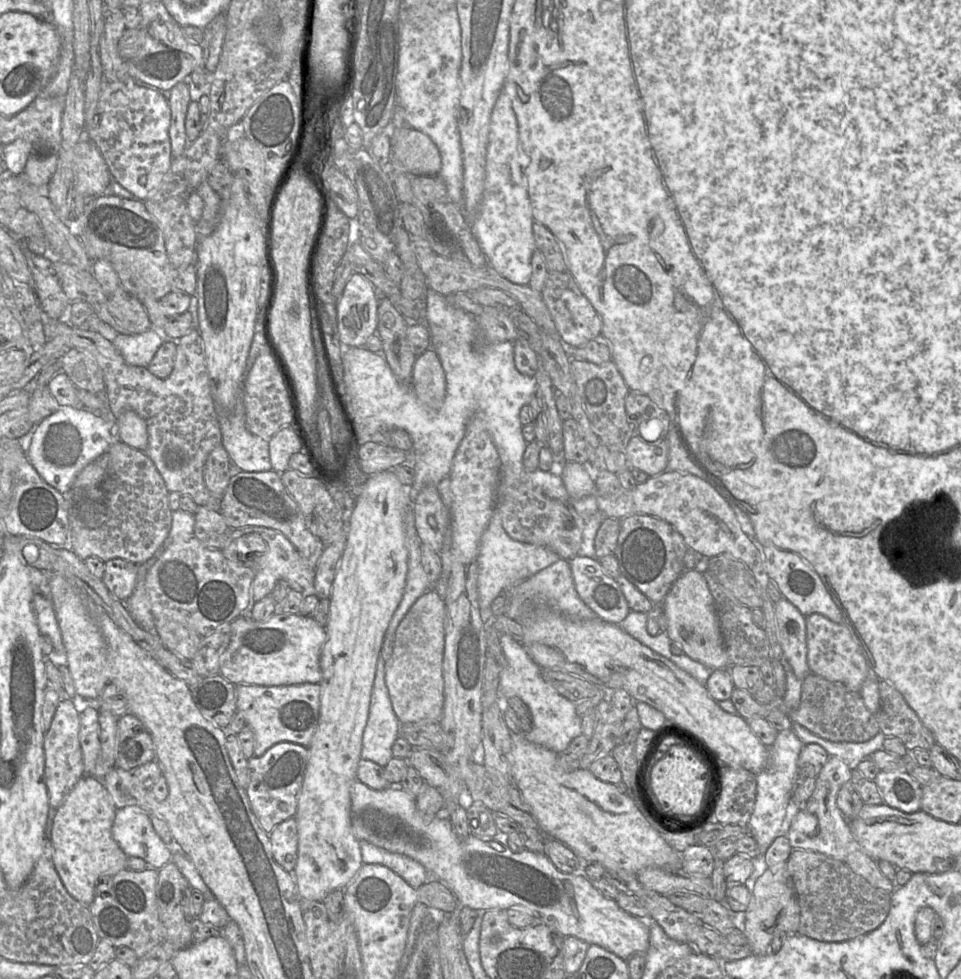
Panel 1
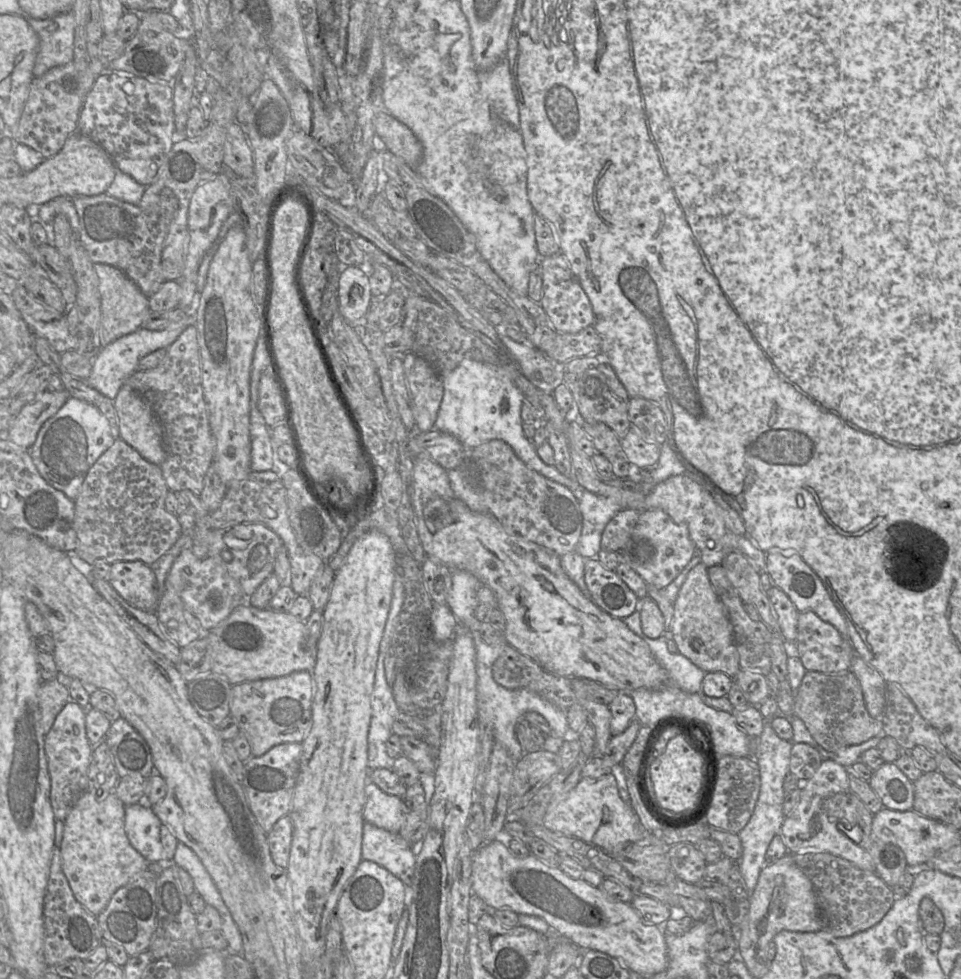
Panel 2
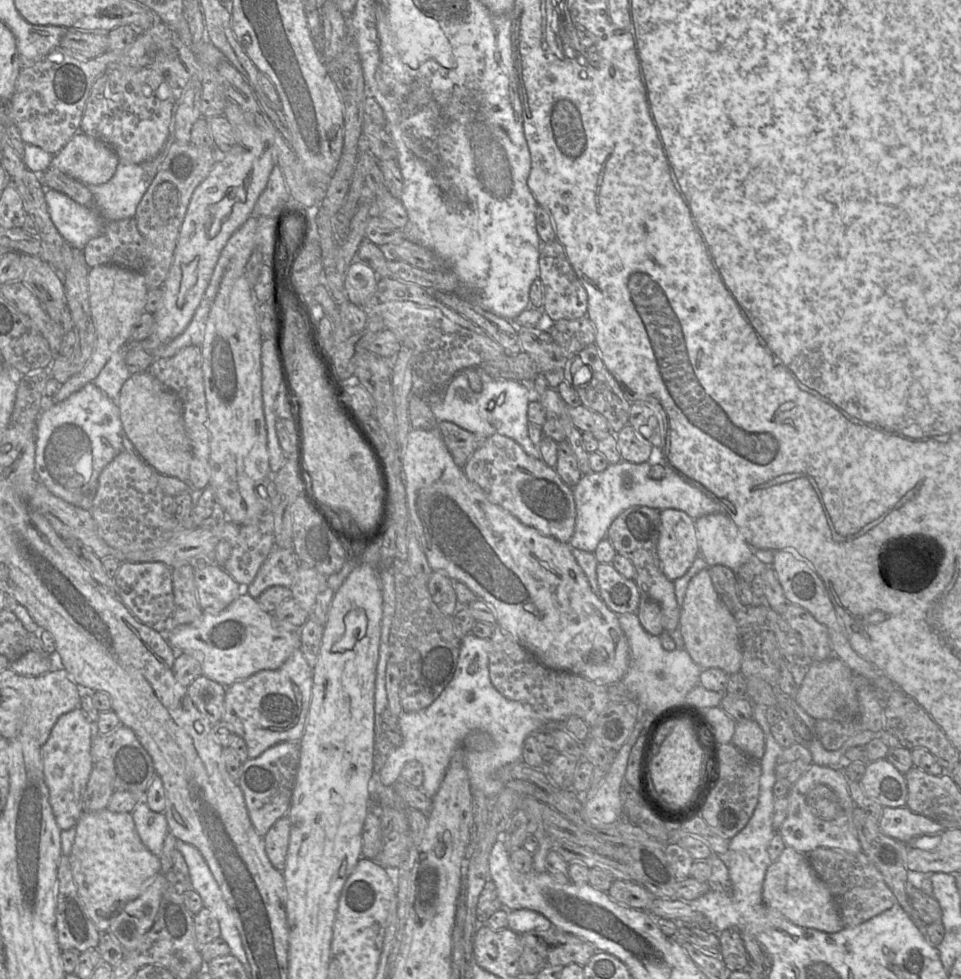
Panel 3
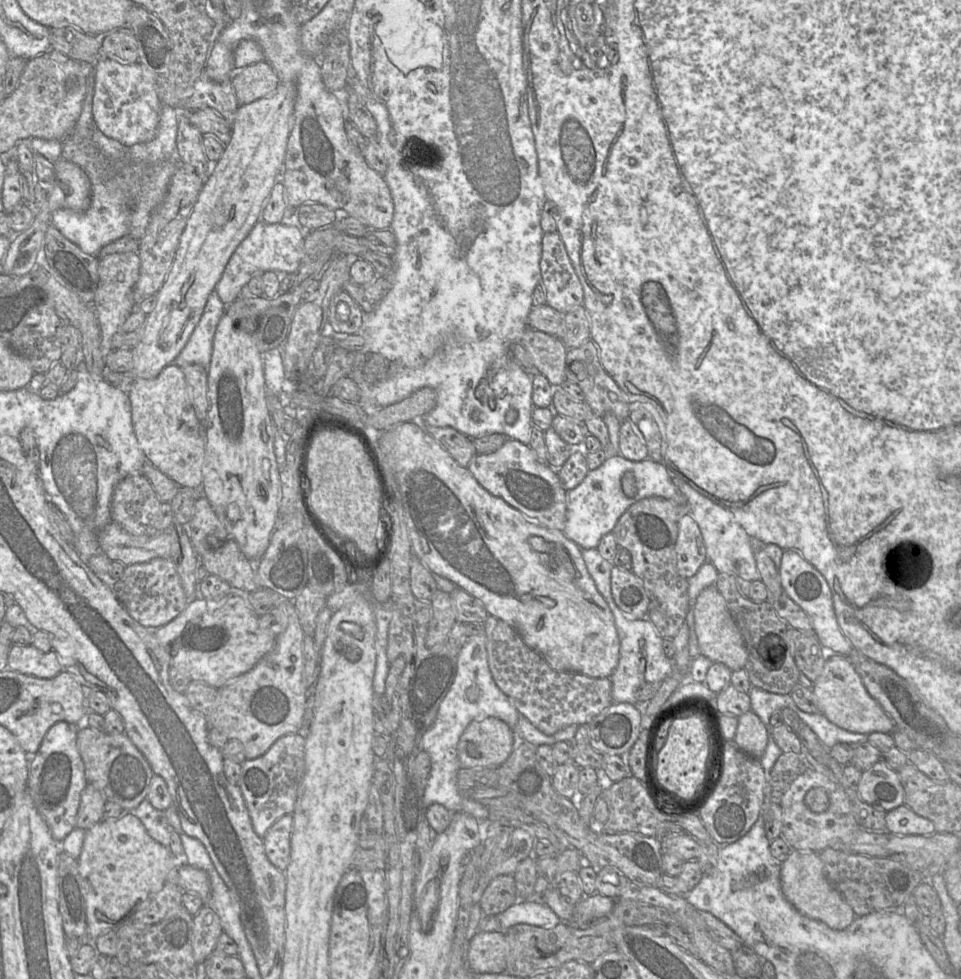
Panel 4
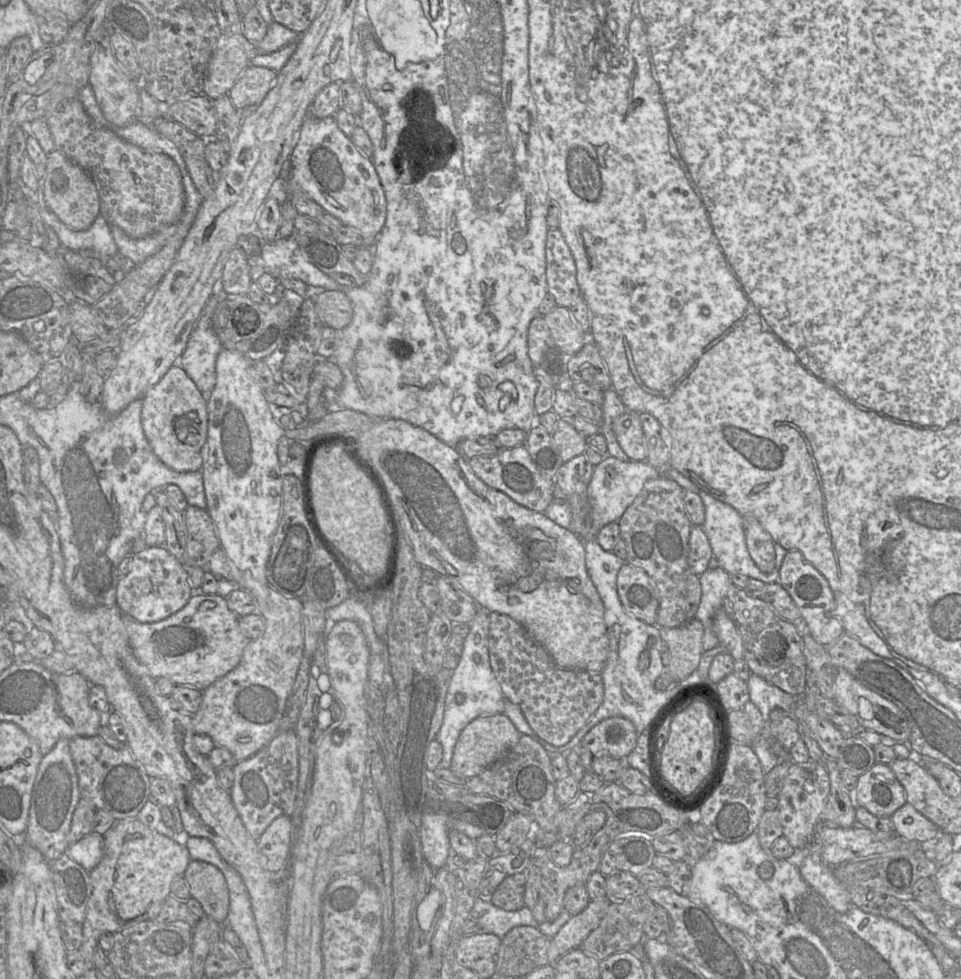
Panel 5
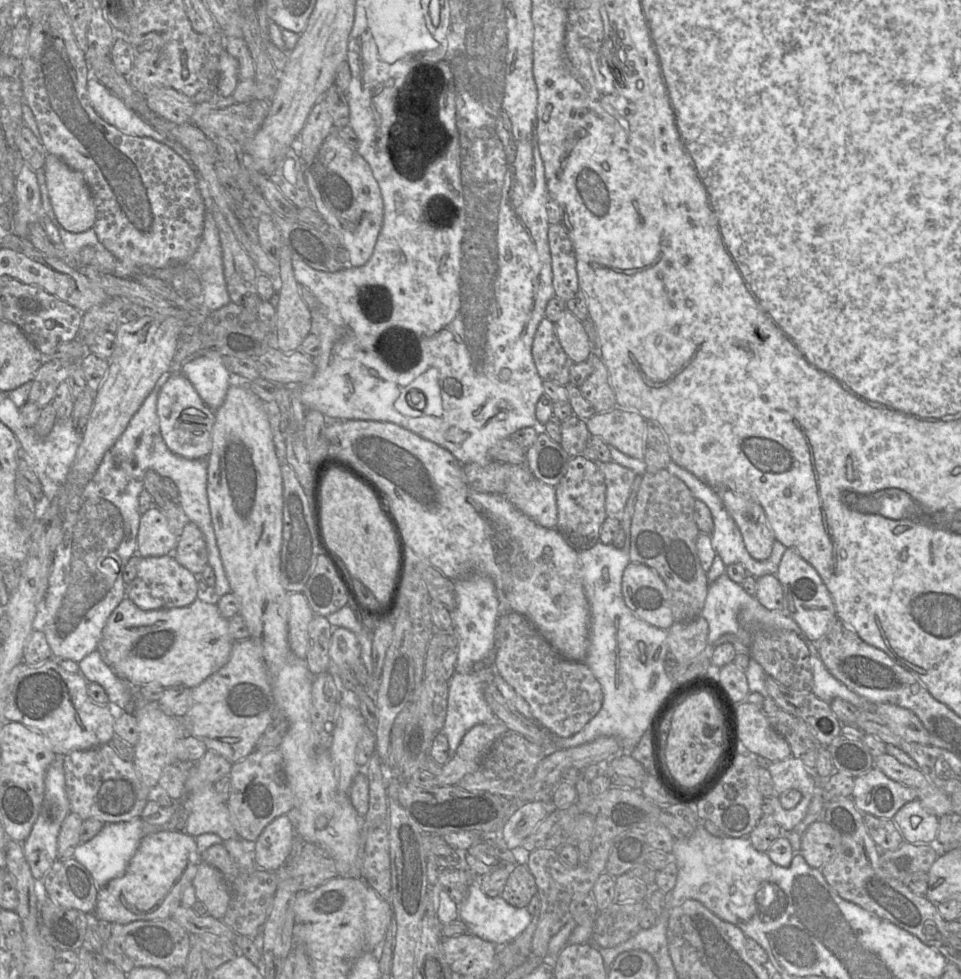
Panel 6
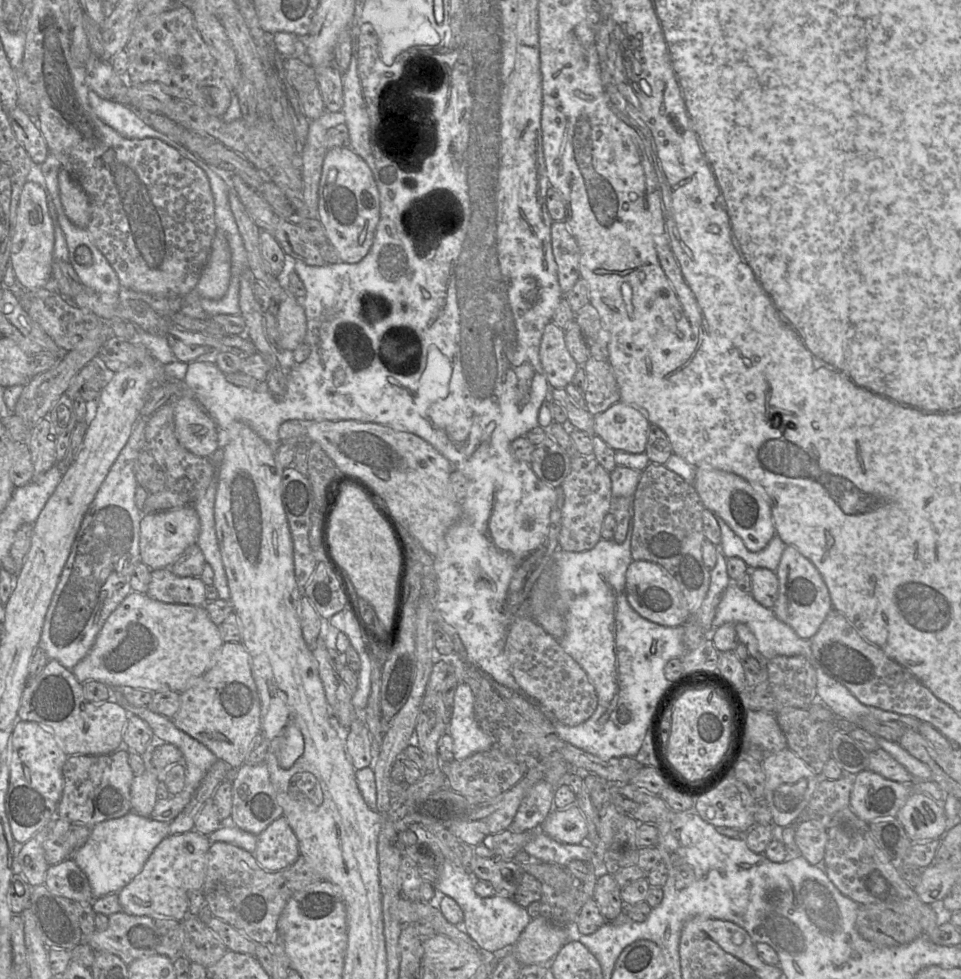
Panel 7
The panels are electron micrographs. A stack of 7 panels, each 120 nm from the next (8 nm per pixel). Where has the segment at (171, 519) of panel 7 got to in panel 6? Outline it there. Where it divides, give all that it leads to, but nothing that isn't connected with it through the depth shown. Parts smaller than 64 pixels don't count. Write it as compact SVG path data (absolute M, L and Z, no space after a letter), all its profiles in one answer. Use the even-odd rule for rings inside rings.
M153 506L140 519L137 555L153 557L173 554L179 536L170 529L168 518Z

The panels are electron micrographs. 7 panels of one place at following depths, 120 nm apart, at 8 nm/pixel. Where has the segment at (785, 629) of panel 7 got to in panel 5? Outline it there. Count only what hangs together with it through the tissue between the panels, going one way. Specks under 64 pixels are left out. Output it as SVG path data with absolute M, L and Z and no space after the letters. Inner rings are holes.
M721 567L708 568L699 576L699 581L702 594L695 618L703 624L703 650L708 651L720 644L713 630L713 619L715 613L723 607L724 597L732 582L730 574Z

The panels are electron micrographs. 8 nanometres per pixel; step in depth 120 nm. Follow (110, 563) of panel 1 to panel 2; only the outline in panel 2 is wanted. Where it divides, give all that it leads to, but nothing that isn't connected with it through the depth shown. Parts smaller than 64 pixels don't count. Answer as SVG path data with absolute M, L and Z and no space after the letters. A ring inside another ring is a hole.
M117 561L111 564L109 583L129 604L146 612L155 612L159 601L153 568L141 561Z

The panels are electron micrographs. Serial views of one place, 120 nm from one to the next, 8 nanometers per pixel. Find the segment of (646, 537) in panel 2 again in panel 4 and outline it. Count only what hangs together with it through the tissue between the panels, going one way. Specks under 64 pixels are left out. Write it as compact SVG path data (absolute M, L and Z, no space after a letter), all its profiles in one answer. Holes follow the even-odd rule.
M686 511L678 522L675 551L677 571L681 577L686 579L692 577L707 560L706 548L699 526Z

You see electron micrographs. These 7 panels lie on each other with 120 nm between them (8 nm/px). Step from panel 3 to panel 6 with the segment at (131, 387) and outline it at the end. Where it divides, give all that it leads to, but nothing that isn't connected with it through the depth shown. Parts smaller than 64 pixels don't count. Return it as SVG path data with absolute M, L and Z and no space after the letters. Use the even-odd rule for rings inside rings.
M183 373L171 375L161 387L157 398L157 415L162 438L171 452L187 459L201 459L209 455L214 411L203 402Z

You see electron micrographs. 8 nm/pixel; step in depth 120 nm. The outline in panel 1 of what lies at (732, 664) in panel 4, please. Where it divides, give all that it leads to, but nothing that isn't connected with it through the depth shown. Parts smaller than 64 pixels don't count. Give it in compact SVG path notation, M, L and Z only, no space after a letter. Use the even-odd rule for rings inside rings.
M695 569L684 570L661 604L667 620L666 634L671 641L682 647L684 654L712 670L727 669L731 666L724 649L714 600L703 573Z

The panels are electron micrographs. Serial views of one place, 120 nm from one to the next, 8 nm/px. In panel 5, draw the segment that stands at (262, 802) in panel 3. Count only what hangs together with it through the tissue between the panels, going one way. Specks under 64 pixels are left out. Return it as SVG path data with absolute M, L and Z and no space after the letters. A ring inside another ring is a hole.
M294 730L279 732L256 754L233 766L234 783L229 793L245 828L255 840L277 817L291 817L297 794L298 766L298 739Z

